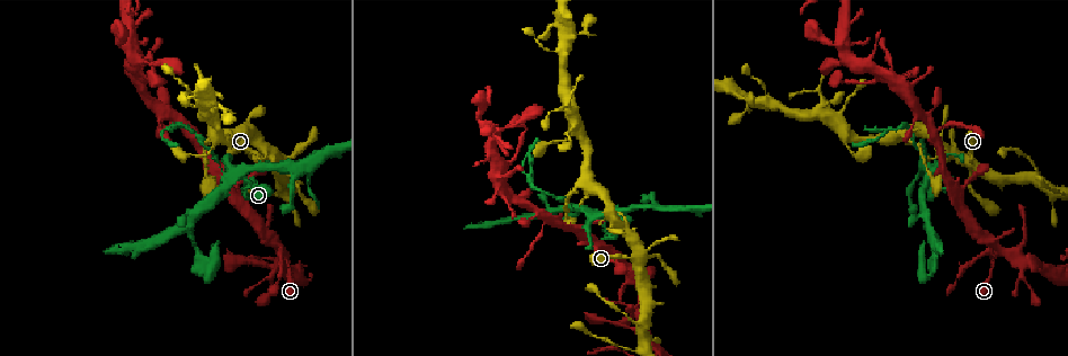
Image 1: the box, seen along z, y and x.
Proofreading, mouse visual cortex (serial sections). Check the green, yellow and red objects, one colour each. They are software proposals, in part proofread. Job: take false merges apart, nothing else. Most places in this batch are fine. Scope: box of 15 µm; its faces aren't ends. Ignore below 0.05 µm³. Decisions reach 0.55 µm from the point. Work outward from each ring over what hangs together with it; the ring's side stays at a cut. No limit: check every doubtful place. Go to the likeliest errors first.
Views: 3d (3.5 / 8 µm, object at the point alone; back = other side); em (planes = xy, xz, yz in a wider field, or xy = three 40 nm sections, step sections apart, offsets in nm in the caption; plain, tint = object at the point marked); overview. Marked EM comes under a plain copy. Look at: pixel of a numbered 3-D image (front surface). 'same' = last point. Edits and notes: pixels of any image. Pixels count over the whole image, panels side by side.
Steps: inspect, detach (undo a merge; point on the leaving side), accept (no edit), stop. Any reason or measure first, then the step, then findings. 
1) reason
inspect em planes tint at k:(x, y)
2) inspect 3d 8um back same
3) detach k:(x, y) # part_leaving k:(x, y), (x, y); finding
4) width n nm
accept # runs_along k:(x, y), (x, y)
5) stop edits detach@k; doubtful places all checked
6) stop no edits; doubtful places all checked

sharp bend
inspect 3d 3.5um at 1:(999, 250)

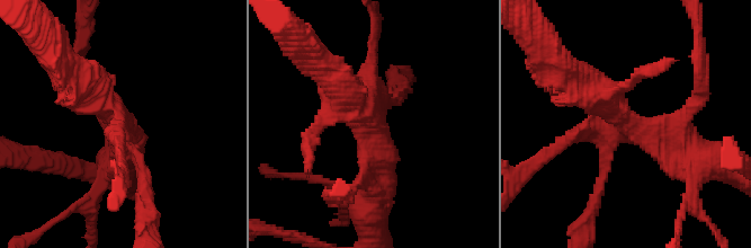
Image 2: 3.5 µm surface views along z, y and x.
arms 4; arm_widths 150, 200, 400, 450 nm
inspect em xy step 1 tint at 2:(376, 126)

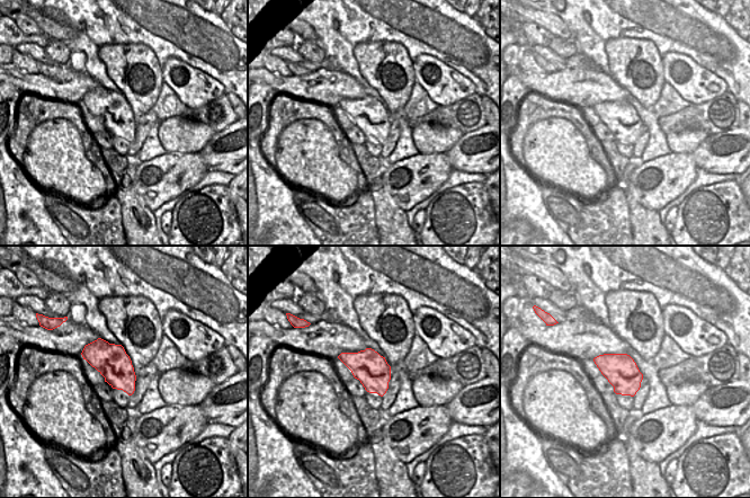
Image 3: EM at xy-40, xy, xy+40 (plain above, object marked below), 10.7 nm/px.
accept # runs_along 2:(143, 191), (125, 127), (85, 79); all the same cell

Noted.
calibre changes
inspect 3d 3.5um at 1:(932, 174)

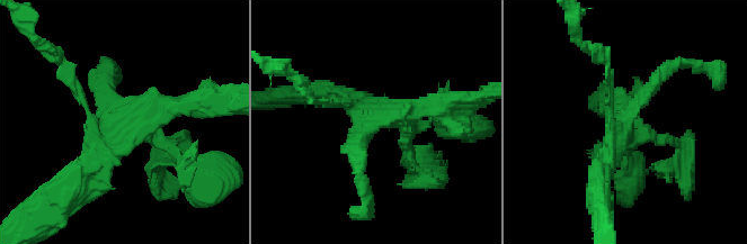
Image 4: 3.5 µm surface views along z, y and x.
inspect em xy step 3 tint at 4:(395, 113)

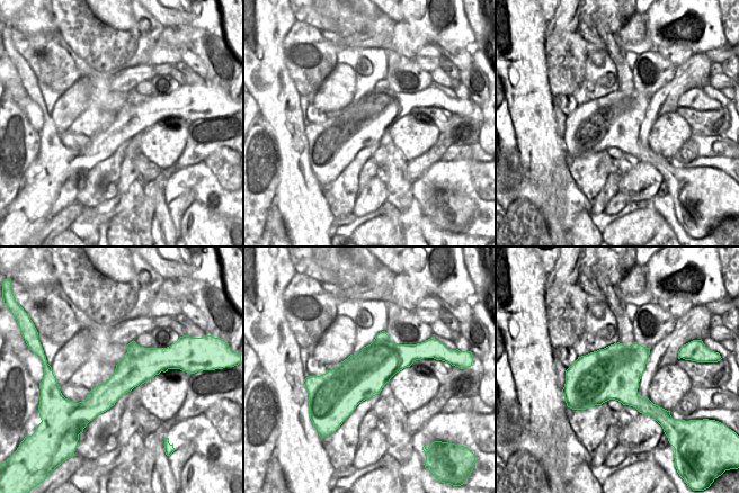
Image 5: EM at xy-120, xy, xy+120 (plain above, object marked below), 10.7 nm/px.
cut it another way
inspect em xy step 5 tint same

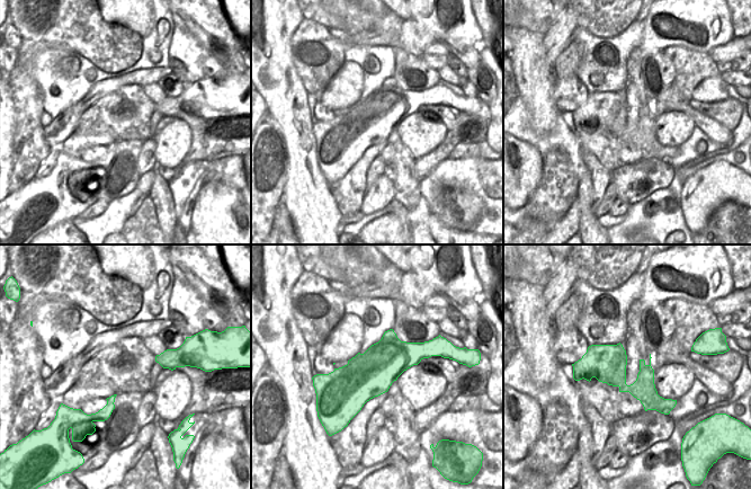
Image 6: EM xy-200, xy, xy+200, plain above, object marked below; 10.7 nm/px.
accept # continuous, no second cell

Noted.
a narrow waist
inspect 3d 8um at 1:(220, 167)

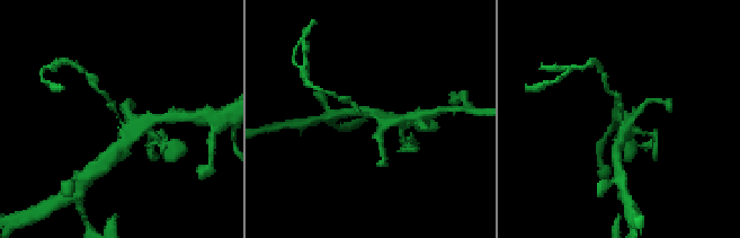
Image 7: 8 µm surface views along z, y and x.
arm_widths 150, 300 nm; shape alone is not enough
inspect em xy step 5 tint at 7:(623, 118)

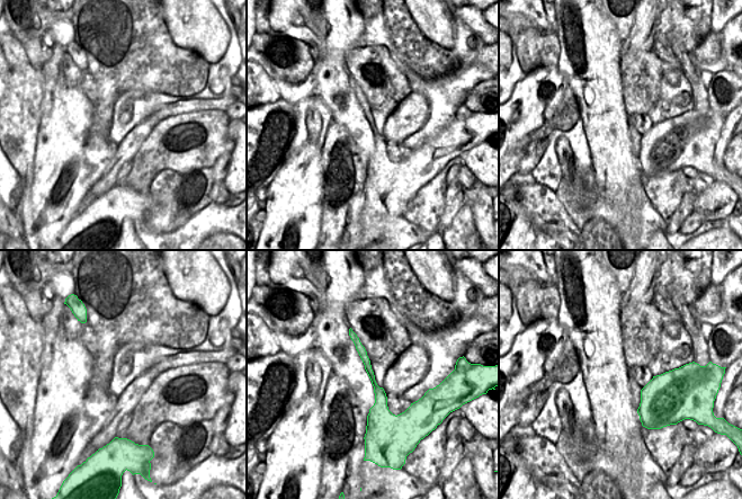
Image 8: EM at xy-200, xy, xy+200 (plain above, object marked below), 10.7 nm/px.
accept # runs_along 7:(142, 129), (125, 129), (103, 91); continuous, no second cell

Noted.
calibre changes
inspect 3d 3.5um at 1:(189, 219)

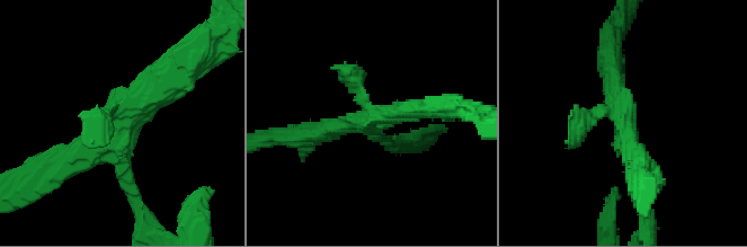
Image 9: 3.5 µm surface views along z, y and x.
inspect em xy step 1 tint at 9:(622, 123)

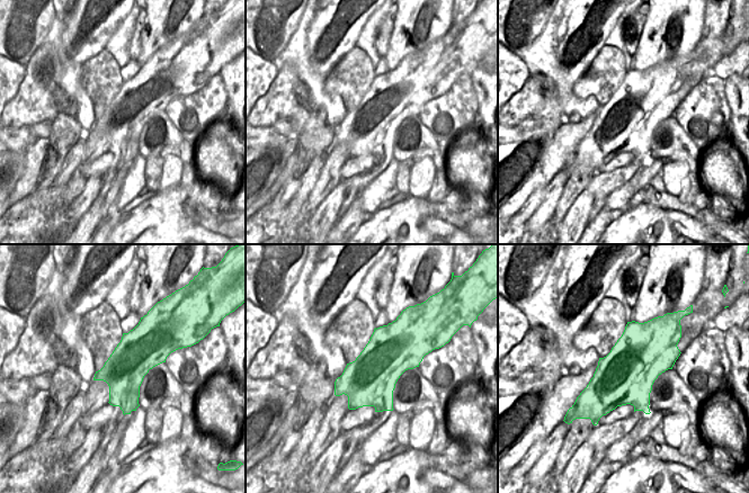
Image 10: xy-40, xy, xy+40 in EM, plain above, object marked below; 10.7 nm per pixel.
accept # runs_along 9:(171, 73), (116, 118), (130, 188); one cell here

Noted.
stop no edits; doubtful places all checked

